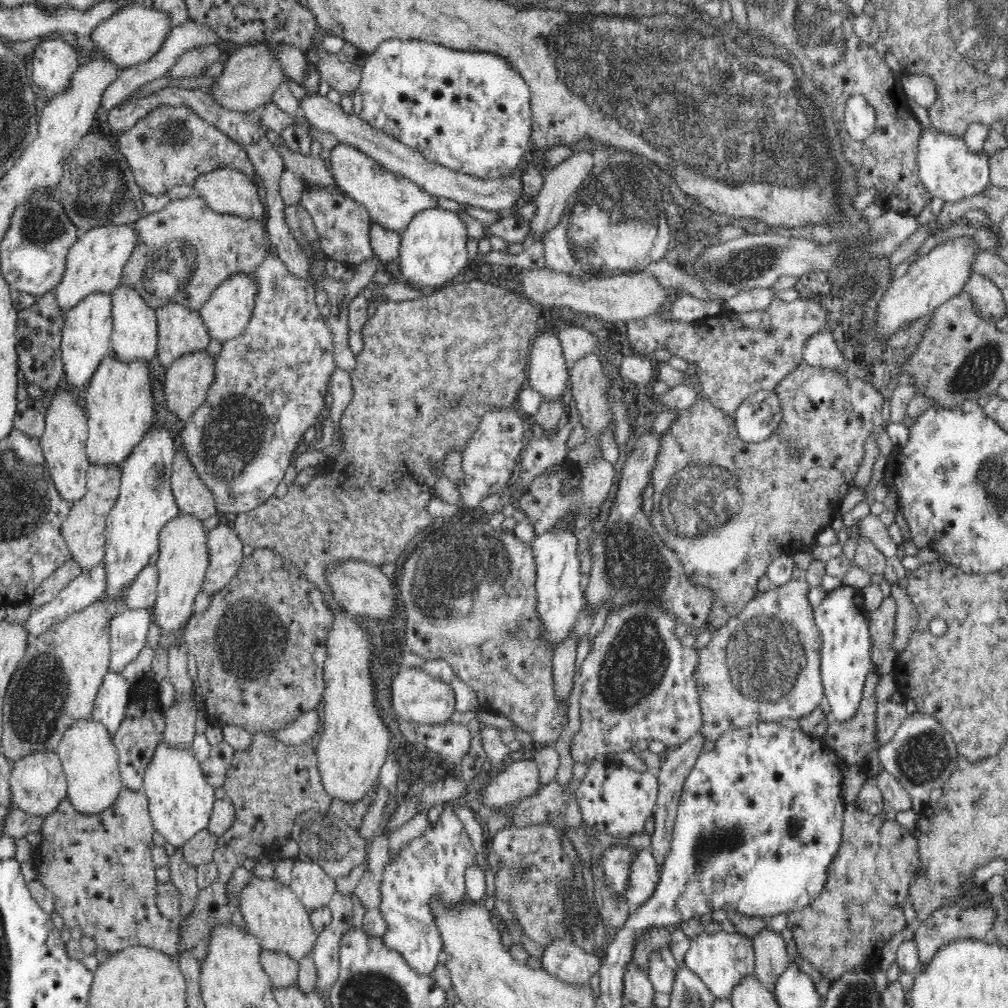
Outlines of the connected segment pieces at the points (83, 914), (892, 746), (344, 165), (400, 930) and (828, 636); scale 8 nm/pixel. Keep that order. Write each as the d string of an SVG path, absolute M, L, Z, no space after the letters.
M122 786L117 794L117 797L113 800L111 805L107 806L107 809L100 810L99 813L84 814L80 813L72 806L72 802L67 797L64 797L56 806L55 811L44 817L41 829L42 842L40 842L40 856L38 856L38 862L50 862L48 866L40 866L38 868L38 880L42 880L42 885L50 892L51 896L56 896L56 902L52 905L55 907L55 912L58 913L65 921L65 928L79 929L84 935L87 935L97 945L98 950L107 952L109 956L116 954L116 952L128 948L130 946L144 946L148 948L155 948L160 952L164 952L166 955L174 958L179 952L180 944L180 927L177 922L165 918L165 916L159 910L157 905L157 882L155 876L155 862L151 853L154 843L152 842L152 834L155 830L149 815L149 802L146 798L146 793L142 790L128 789L126 786Z
M920 712L908 714L894 736L877 750L879 764L906 789L913 802L911 809L916 813L921 812L922 806L927 804L930 792L934 788L941 788L957 770L958 755L957 746L943 724L933 715Z
M338 143L331 149L330 171L336 186L349 198L362 203L370 213L370 219L386 229L402 232L413 216L428 207L437 206L437 198L404 176L389 171L364 151L346 143Z
M446 805L436 819L436 824L424 830L420 838L410 840L386 866L380 884L380 914L388 924L384 934L384 947L400 954L409 968L428 976L438 964L438 956L443 952L444 939L440 927L436 925L431 902L440 898L446 905L458 905L468 901L465 872L476 862L476 850L470 842L468 832L453 809Z
M841 584L827 591L820 605L814 609L819 628L821 648L821 678L825 694L824 706L831 711L831 720L846 722L854 718L863 696L864 684L871 670L871 633L861 591Z

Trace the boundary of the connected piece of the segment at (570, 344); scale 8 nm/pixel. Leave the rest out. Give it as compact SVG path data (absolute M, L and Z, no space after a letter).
M561 325L557 337L561 342L563 355L568 368L571 370L574 363L589 352L597 352L598 339L589 331L576 325Z

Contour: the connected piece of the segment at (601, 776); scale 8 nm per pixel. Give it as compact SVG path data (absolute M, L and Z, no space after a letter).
M602 758L590 762L585 777L577 786L575 795L583 823L592 827L594 831L627 838L640 835L648 818L655 813L658 781L650 770L636 772L622 763Z

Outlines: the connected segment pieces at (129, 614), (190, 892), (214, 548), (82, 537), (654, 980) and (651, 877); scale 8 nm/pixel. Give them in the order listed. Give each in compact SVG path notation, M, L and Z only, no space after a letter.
M121 609L109 620L110 671L120 674L147 643L148 609Z
M176 846L172 856L169 856L168 871L170 871L171 881L181 892L181 912L179 917L187 917L194 906L199 894L197 888L197 868L186 863L182 855L182 846Z
M220 522L216 528L207 532L208 568L201 590L213 595L225 587L242 564L243 542L227 522Z
M91 464L87 471L87 489L82 498L70 504L69 515L62 524L61 532L71 558L87 571L104 559L106 522L119 494L121 470L117 466Z
M669 948L652 952L647 964L647 975L654 990L670 994L678 967L678 962Z
M646 848L632 854L629 864L630 876L628 876L626 900L639 907L648 902L656 892L661 872L656 867L652 853L648 852Z

